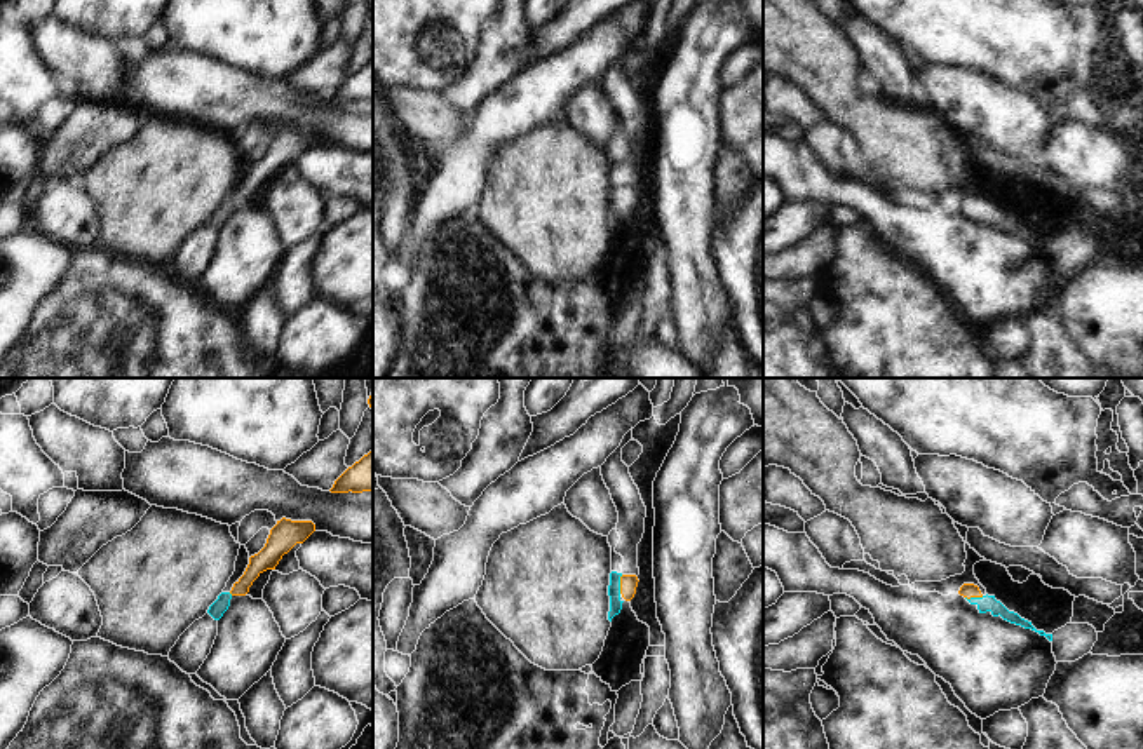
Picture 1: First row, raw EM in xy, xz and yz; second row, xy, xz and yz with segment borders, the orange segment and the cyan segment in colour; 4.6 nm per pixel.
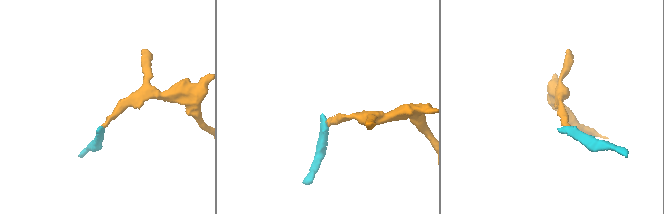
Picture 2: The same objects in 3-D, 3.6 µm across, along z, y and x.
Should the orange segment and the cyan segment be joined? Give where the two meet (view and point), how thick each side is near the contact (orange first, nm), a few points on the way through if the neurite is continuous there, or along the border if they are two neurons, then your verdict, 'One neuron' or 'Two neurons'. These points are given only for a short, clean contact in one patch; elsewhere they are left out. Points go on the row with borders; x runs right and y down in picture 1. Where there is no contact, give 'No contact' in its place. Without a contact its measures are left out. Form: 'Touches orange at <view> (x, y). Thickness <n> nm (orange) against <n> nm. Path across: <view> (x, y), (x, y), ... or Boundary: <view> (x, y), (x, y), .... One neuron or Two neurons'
Touches orange at xz (621, 584). Thickness 80 nm (orange) against 60 nm. Path across: xz (628, 582), (621, 584), (614, 589). One neuron.

